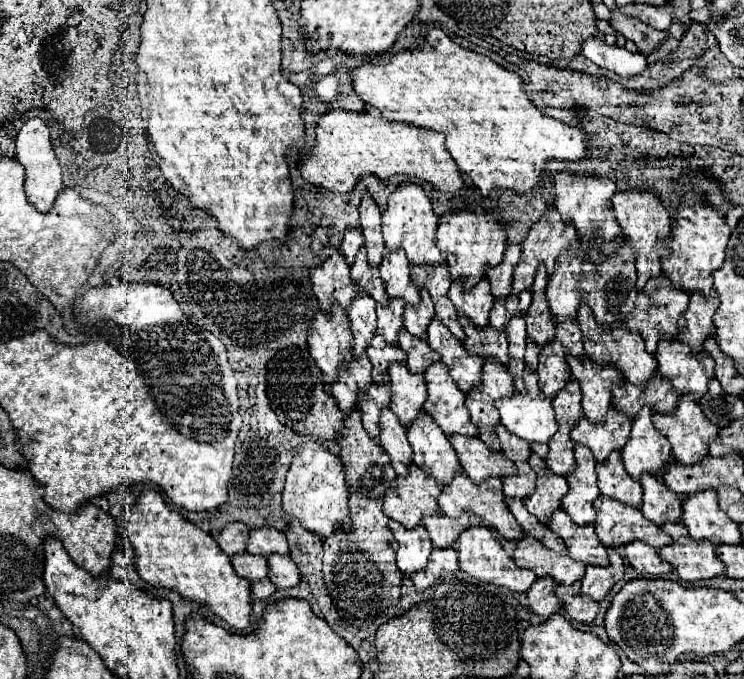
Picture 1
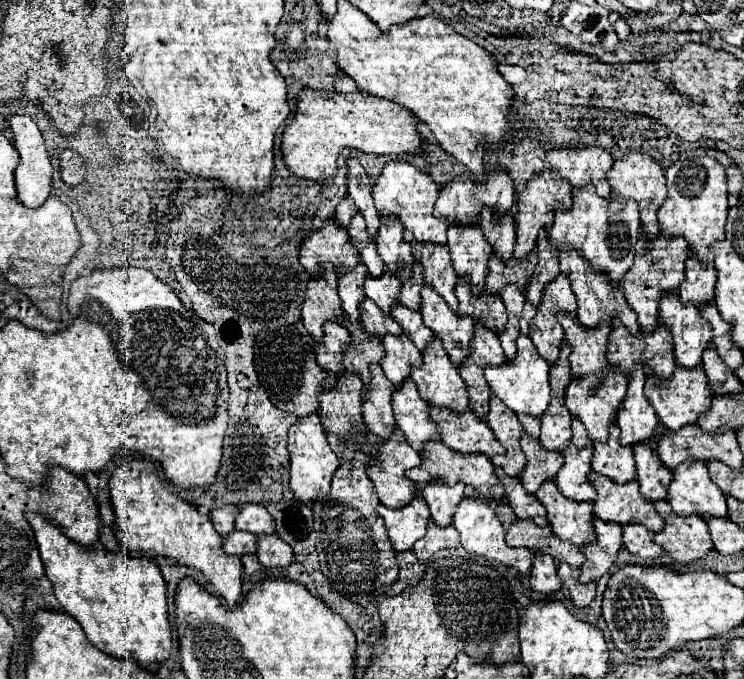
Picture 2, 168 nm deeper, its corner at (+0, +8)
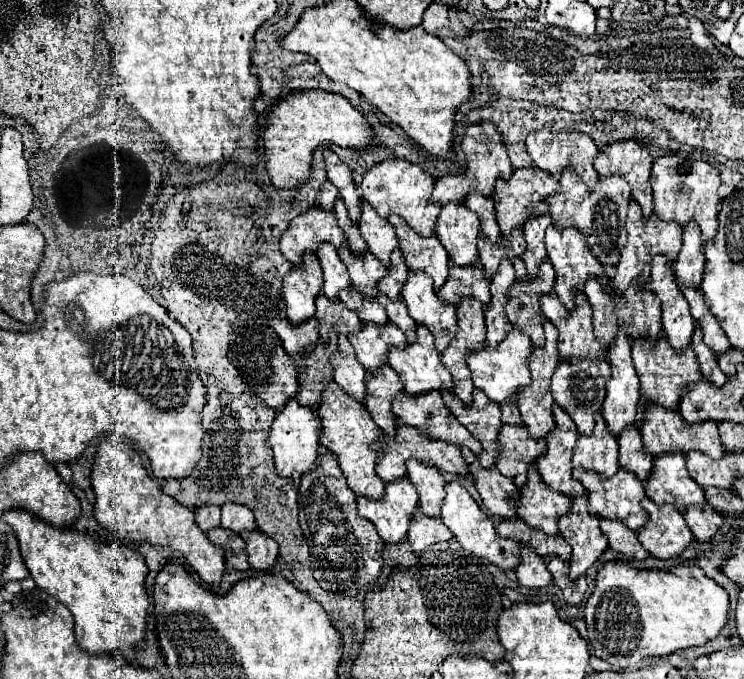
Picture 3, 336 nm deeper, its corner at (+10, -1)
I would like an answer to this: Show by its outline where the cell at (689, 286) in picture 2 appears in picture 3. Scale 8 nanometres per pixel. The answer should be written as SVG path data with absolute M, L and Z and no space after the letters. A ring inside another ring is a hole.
M696 226L684 228L684 244L682 250L674 262L674 278L678 286L690 286L700 288L702 282L702 270L704 270L704 248L700 230Z

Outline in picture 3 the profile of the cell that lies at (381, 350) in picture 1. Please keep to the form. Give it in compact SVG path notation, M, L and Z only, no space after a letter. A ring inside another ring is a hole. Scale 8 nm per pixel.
M350 288L344 290L344 292L340 292L338 298L340 298L340 302L342 302L344 306L348 306L348 310L356 312L358 318L360 318L364 324L366 324L366 322L372 322L372 324L376 324L376 326L388 324L386 310L384 310L376 300L368 302L366 298L356 298L356 294L352 294Z

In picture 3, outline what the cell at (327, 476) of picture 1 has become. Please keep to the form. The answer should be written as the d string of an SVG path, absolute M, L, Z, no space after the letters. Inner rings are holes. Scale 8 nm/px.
M296 400L288 402L288 406L274 418L268 440L270 440L270 446L274 450L274 464L276 464L278 476L294 480L294 478L302 478L306 472L316 470L320 420L310 408L300 406Z

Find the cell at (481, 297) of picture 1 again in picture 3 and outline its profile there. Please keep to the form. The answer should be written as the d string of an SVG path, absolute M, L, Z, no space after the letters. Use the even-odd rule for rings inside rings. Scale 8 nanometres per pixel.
M444 206L436 236L448 250L450 262L454 264L476 264L478 260L478 218L466 206Z

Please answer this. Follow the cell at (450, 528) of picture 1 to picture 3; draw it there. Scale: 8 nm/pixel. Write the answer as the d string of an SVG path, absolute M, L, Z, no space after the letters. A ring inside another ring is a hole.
M408 460L408 478L420 496L420 510L430 518L440 518L444 502L444 476L434 468L416 460Z

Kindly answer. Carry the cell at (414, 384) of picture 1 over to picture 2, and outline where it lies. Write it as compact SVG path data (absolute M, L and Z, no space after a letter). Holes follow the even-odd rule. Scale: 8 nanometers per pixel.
M406 333L398 337L382 337L384 345L384 357L382 357L382 369L386 377L394 383L398 389L402 381L410 375L412 365L422 365L422 353L418 347L408 339Z

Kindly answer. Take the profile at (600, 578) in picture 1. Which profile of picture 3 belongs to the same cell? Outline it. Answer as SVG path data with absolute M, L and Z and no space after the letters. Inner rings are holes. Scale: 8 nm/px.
M580 496L572 500L572 508L566 518L560 518L558 530L572 548L570 578L586 574L596 560L608 550L608 538L598 526L600 518L588 514L588 498Z

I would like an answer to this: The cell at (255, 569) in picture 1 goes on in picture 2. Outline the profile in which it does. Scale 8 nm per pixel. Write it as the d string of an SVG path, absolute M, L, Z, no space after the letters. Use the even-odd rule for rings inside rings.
M234 529L230 537L224 537L224 551L228 555L246 555L246 553L256 553L256 535L252 533L242 533Z

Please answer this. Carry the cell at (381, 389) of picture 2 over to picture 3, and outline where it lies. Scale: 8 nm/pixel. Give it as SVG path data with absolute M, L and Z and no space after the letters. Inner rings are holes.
M338 338L338 352L332 358L334 382L356 402L364 404L366 398L366 370L358 362L348 338Z

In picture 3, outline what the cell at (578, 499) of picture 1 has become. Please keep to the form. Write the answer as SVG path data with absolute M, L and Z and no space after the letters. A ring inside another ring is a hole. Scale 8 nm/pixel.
M554 406L554 422L556 430L546 438L548 452L536 462L536 466L550 490L566 494L572 500L584 494L584 486L572 478L572 454L576 448L578 430L560 406Z

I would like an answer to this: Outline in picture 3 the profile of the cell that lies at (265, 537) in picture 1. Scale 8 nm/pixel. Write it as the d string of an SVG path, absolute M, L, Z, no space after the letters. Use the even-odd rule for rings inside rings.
M234 502L224 504L222 506L222 528L232 530L236 534L240 534L244 530L256 530L252 510L242 504L234 504Z

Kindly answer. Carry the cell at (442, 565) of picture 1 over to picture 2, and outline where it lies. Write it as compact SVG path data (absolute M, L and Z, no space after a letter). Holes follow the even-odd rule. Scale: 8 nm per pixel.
M430 523L426 529L426 537L422 537L418 545L414 545L414 553L420 561L428 561L436 551L444 547L456 547L456 545L460 545L460 541L458 541L458 531L452 525L438 527Z

